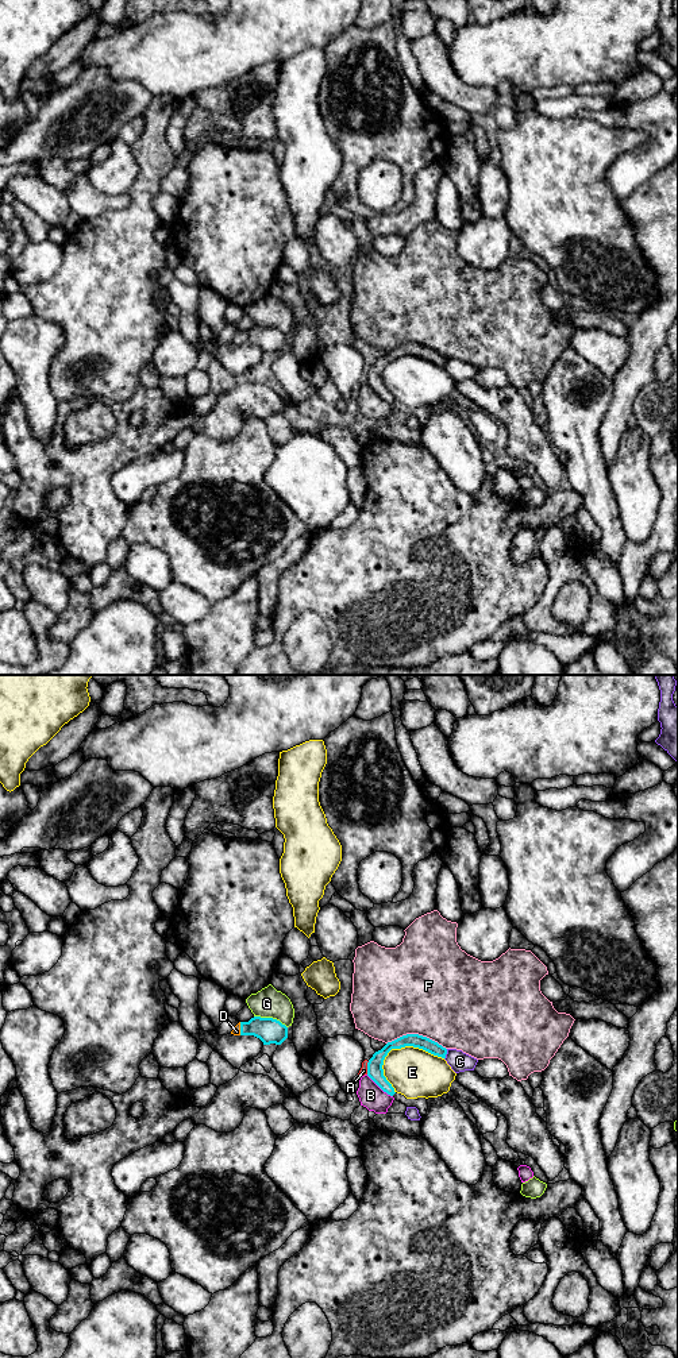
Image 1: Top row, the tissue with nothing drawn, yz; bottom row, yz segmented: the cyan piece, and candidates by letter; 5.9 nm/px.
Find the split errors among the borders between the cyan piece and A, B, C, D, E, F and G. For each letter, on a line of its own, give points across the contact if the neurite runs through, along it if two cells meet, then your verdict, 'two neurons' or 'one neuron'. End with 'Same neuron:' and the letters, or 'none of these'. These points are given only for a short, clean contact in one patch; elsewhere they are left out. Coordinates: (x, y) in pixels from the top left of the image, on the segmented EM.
A: along yz (369, 1061), (366, 1073) | two neurons
B: two neurons
C: two neurons
D: across yz (269, 1030), (241, 1029), (237, 1031) | one neuron
E: two neurons
F: two neurons
G: two neurons
Same neuron: D

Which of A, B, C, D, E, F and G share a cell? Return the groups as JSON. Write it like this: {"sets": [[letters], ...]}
{"sets": [["A", "B"], ["C"], ["D"], ["E"], ["F"], ["G"]]}

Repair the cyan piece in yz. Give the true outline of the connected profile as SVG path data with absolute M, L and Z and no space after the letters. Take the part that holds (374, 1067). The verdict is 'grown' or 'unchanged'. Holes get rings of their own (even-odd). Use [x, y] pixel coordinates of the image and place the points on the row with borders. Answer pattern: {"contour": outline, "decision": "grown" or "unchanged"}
{"contour": "M407 1034L402 1035L392 1042L388 1042L381 1050L375 1052L373 1054L373 1057L369 1060L367 1062L367 1076L388 1095L393 1096L394 1088L392 1087L392 1084L386 1080L386 1077L384 1076L384 1060L388 1056L388 1053L392 1049L401 1049L405 1046L413 1046L413 1048L419 1048L423 1049L434 1056L446 1058L447 1054L447 1049L443 1048L442 1045L439 1045L438 1042L419 1035L419 1034Z", "decision": "unchanged"}

